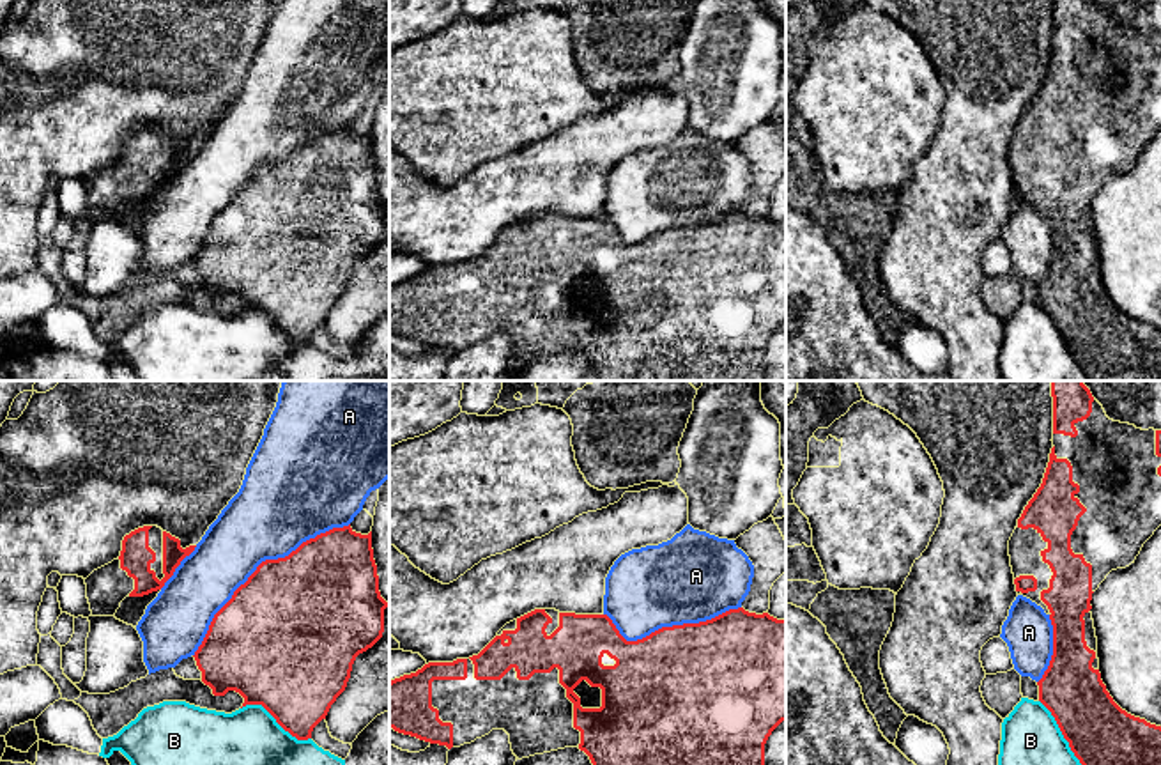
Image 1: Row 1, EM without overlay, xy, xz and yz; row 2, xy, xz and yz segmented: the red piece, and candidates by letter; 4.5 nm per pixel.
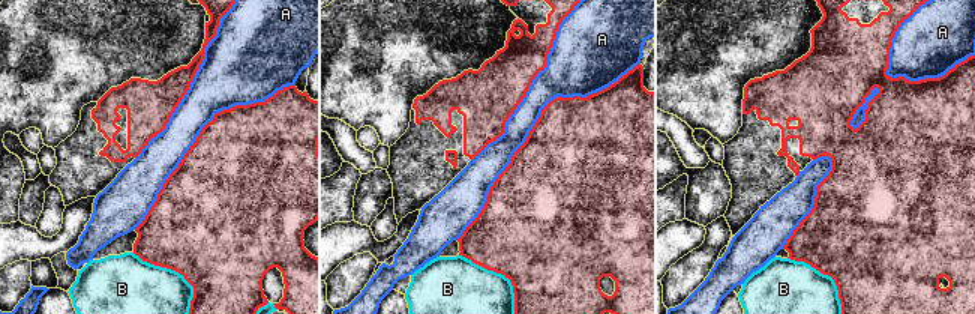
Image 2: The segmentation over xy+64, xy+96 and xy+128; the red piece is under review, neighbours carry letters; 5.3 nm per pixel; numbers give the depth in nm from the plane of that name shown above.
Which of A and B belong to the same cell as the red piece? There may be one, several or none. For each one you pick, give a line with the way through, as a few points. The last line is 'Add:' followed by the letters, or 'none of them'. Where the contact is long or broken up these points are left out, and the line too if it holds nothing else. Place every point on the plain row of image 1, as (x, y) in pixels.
Add: none of them

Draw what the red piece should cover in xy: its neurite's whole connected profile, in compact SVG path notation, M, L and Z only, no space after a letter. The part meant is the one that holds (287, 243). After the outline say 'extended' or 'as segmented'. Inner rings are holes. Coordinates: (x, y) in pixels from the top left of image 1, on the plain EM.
M350 128L333 131L303 145L285 161L262 165L214 218L193 260L202 274L202 285L212 292L214 299L235 294L244 301L242 310L262 308L285 335L297 344L308 344L345 294L356 260L382 241L388 209L379 195L372 135L361 138Z; as segmented

